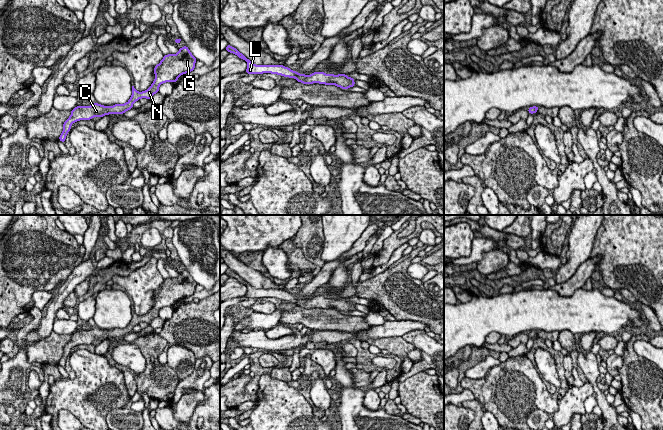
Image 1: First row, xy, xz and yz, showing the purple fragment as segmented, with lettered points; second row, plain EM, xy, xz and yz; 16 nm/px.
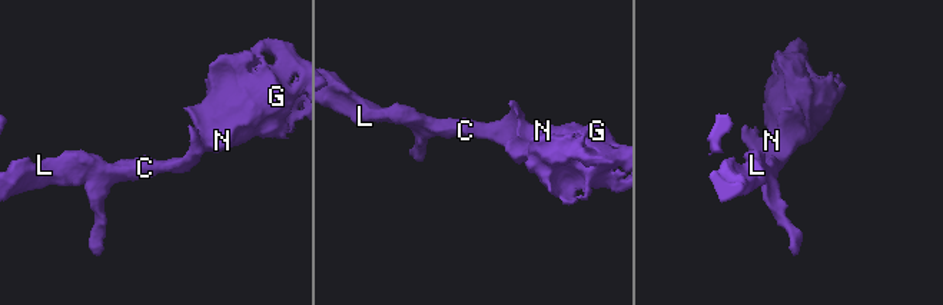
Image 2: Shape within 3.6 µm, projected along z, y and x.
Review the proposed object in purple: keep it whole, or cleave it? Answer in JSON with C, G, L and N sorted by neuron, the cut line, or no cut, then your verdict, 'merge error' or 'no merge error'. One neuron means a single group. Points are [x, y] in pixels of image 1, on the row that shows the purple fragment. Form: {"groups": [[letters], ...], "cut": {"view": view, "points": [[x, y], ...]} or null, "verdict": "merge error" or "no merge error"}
{"groups": [["C", "G", "L", "N"]], "cut": null, "verdict": "no merge error"}

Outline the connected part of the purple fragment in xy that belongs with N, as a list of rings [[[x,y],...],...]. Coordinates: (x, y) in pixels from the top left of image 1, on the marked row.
[[[185,45],[178,48],[177,54],[164,55],[163,59],[154,68],[155,79],[151,86],[142,92],[138,92],[132,86],[132,95],[127,103],[115,104],[113,106],[104,106],[99,103],[94,103],[90,106],[77,106],[71,110],[71,115],[63,124],[63,132],[59,136],[59,140],[65,143],[67,133],[70,132],[71,125],[80,120],[91,120],[94,117],[103,117],[105,115],[124,114],[126,111],[133,108],[133,103],[141,98],[148,100],[159,92],[159,86],[162,83],[175,83],[178,78],[186,73],[192,72],[195,69],[197,59],[192,55],[188,47]]]

